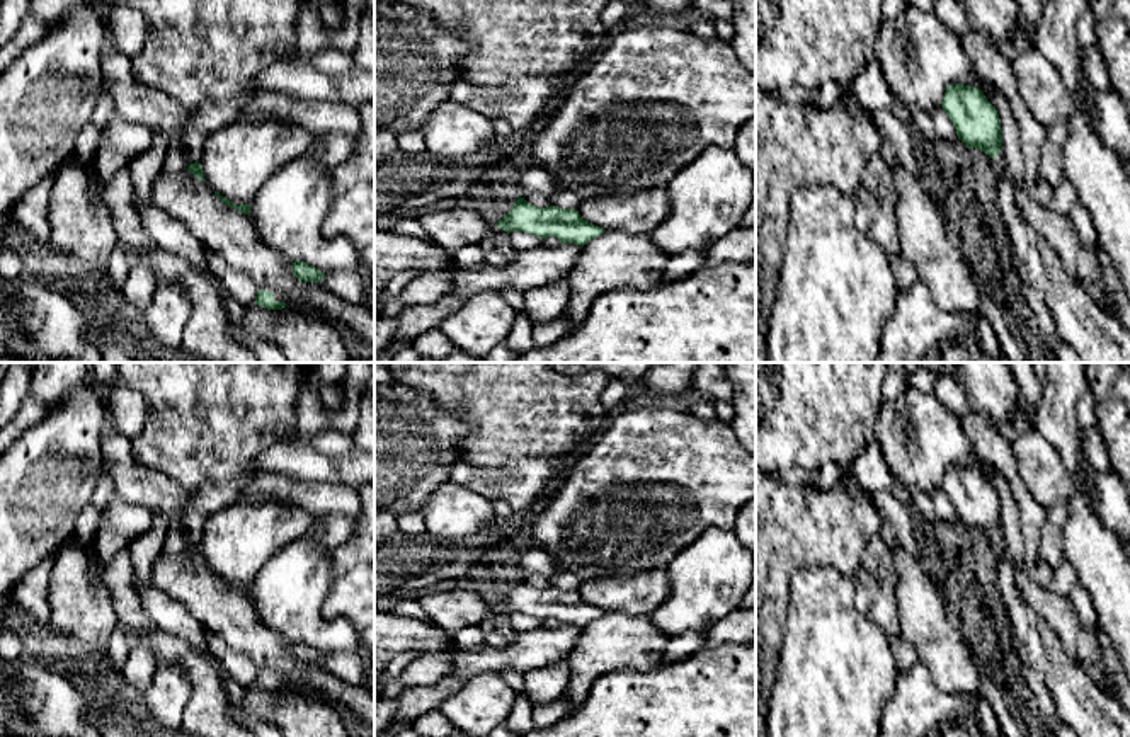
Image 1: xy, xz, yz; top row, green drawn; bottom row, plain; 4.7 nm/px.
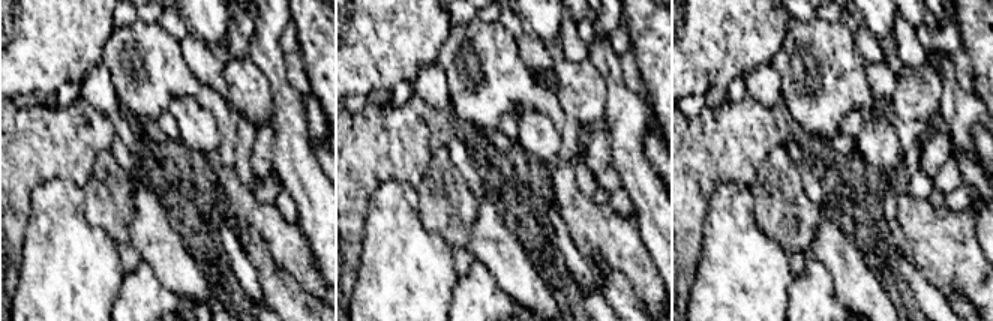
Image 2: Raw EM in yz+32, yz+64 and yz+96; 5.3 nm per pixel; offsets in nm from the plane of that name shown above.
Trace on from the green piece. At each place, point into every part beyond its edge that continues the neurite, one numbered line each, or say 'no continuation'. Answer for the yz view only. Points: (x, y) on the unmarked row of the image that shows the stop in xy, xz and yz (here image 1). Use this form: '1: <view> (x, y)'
no continuation

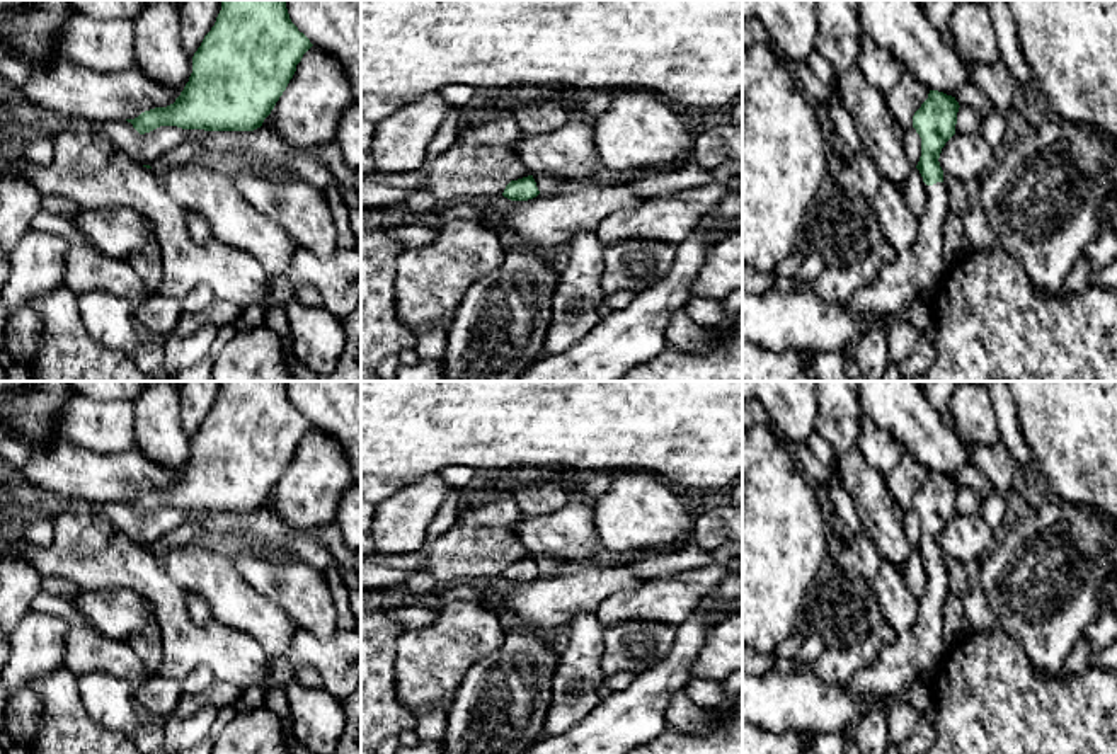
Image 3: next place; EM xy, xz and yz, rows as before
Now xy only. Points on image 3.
no continuation

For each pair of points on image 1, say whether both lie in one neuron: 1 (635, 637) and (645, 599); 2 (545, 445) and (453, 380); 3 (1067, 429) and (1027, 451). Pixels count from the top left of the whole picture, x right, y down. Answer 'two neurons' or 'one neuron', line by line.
1: two neurons
2: one neuron
3: two neurons

